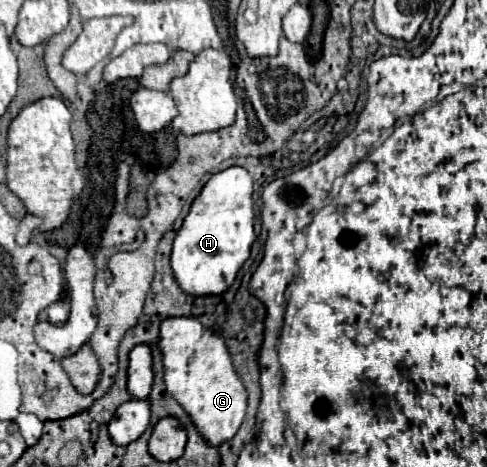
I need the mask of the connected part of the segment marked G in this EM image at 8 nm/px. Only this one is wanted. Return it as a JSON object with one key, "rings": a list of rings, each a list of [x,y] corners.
{"rings":[[[172,316],[160,322],[158,348],[162,352],[164,384],[168,394],[188,412],[190,420],[210,446],[234,438],[246,414],[246,388],[238,378],[222,336],[188,316]]]}

